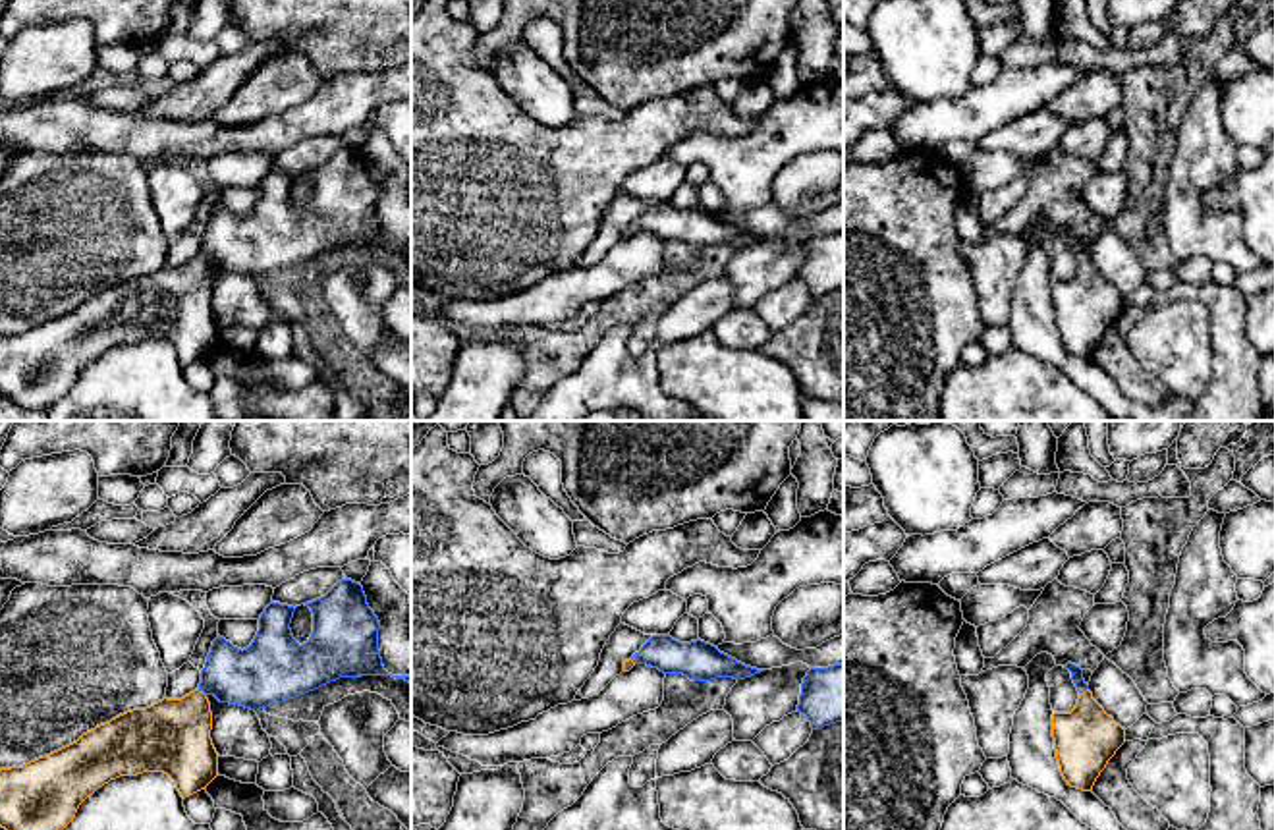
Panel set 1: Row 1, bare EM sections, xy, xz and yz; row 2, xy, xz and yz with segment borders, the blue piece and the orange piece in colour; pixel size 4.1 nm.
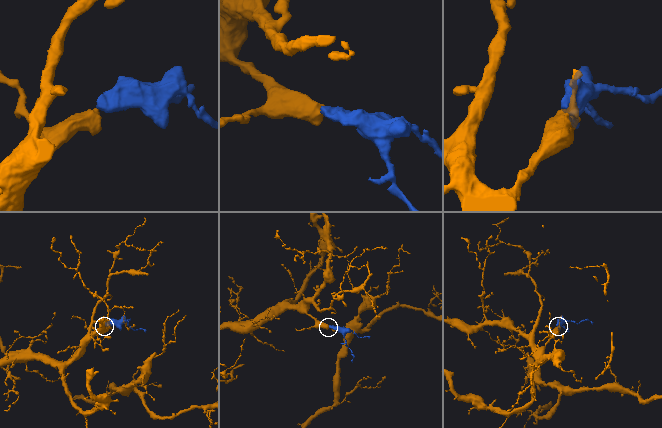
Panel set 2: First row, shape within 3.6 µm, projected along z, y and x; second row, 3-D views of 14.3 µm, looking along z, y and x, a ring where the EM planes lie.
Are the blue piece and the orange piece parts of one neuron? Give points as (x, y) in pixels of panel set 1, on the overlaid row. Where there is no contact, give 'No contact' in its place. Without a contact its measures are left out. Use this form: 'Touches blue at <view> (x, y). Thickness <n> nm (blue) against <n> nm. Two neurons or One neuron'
Touches blue at yz (1083, 690). Thickness 50 nm (blue) against 260 nm. One neuron

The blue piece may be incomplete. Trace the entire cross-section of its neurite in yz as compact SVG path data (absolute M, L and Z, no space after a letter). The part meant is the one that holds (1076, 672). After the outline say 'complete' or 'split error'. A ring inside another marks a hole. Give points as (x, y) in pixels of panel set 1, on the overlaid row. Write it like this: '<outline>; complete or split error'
M1071 662L1064 668L1079 691L1071 712L1052 714L1052 737L1060 772L1067 786L1091 791L1108 761L1125 743L1125 728L1093 699L1083 670Z; split error

